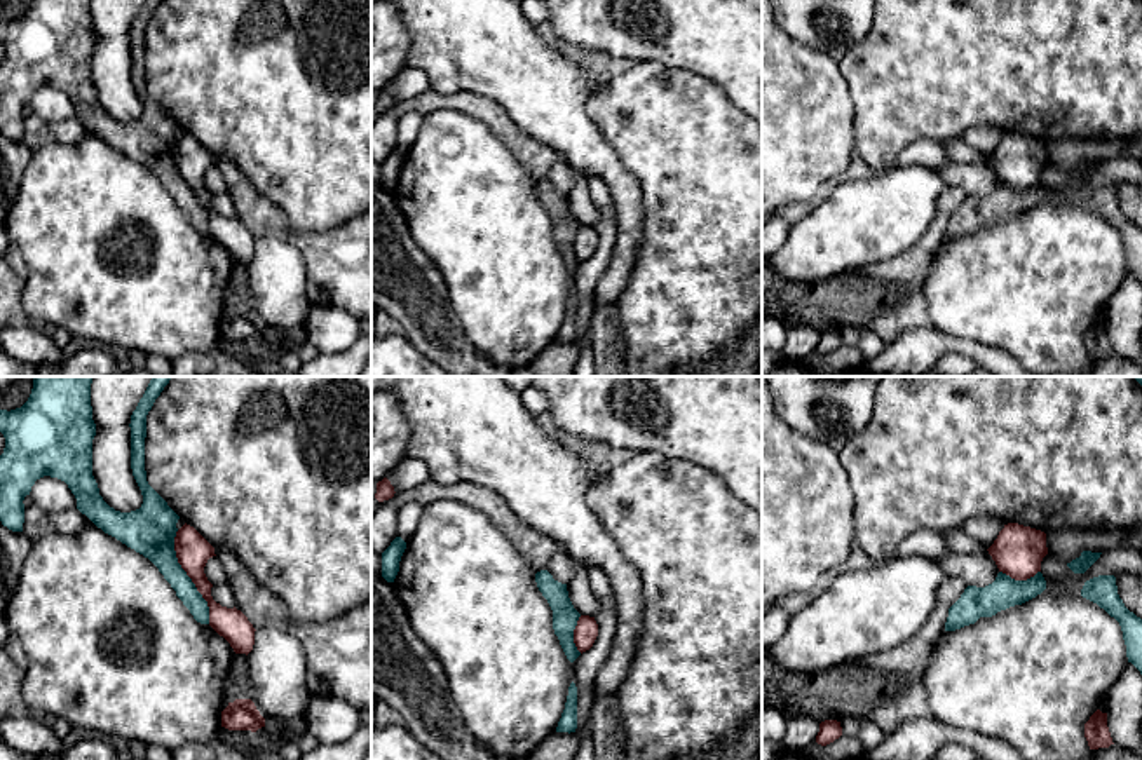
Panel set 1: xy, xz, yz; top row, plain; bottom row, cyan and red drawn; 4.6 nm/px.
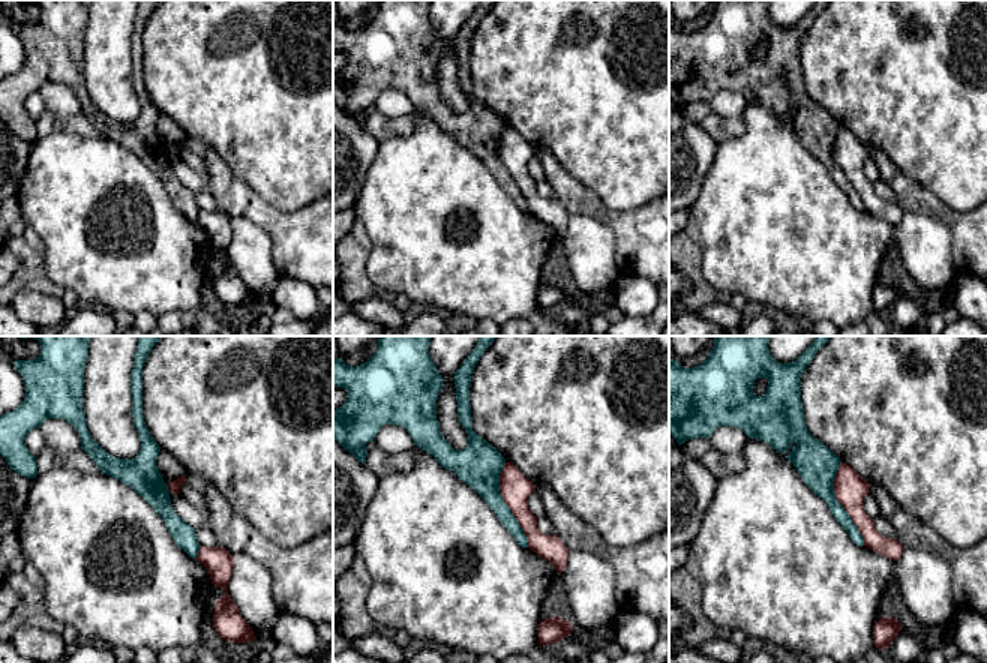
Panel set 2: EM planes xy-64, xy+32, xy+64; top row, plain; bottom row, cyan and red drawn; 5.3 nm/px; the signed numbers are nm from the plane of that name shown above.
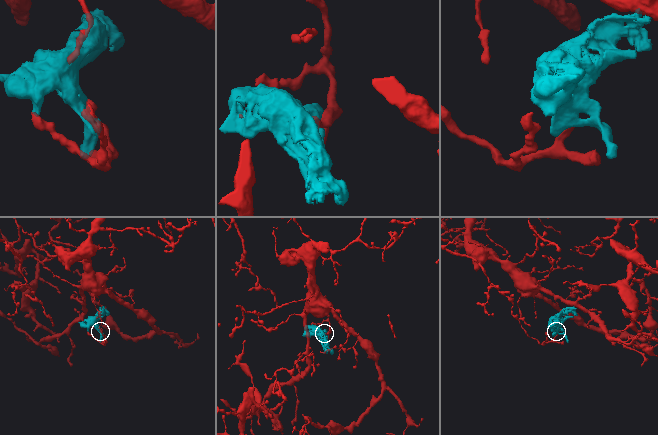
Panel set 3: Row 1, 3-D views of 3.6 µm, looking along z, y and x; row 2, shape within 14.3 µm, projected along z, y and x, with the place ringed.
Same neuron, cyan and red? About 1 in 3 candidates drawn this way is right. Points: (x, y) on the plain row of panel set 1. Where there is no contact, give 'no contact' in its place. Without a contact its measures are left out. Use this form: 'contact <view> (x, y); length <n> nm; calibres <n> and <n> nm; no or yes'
contact xy (189, 187); length 460 nm; calibres 190 and 160 nm; no

